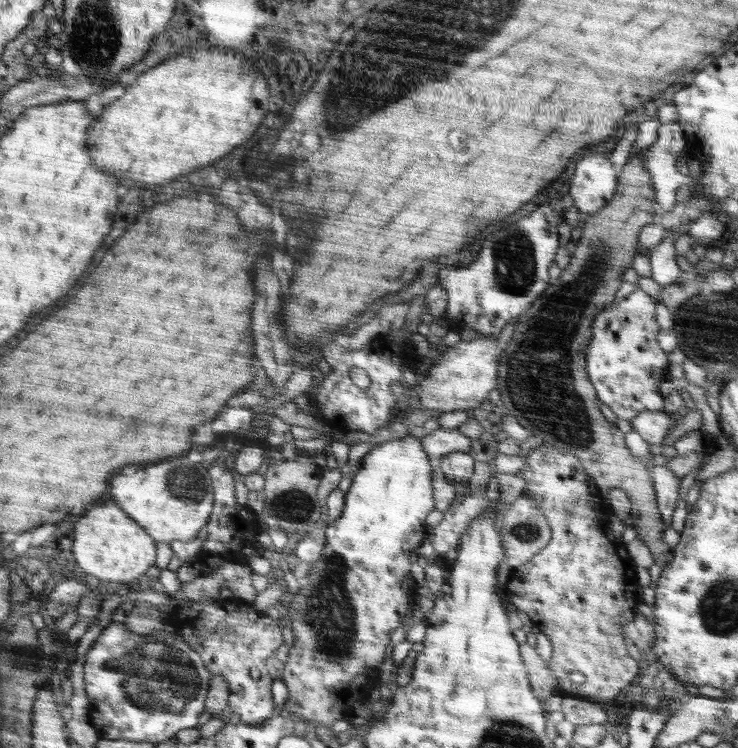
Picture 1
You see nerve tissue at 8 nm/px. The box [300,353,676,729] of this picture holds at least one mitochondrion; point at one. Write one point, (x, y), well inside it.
(524, 532)

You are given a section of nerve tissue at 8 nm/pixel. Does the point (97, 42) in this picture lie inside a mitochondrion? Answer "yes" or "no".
yes

